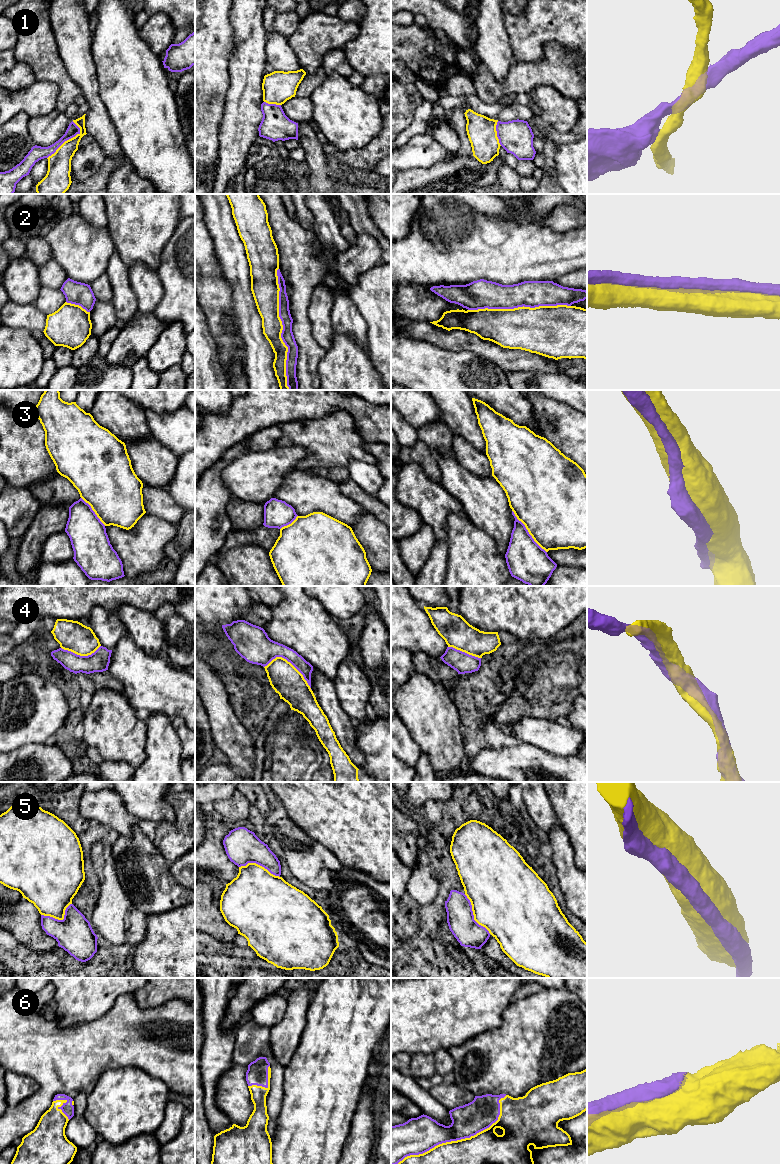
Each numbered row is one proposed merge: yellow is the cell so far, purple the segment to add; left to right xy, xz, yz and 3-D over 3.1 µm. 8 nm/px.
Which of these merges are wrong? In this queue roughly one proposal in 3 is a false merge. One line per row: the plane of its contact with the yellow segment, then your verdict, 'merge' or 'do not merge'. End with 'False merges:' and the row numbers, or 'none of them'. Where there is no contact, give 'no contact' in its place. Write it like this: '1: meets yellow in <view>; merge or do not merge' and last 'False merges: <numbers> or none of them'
1: meets yellow in xy; do not merge
2: meets yellow in xz; merge
3: meets yellow in yz; merge
4: meets yellow in xz; do not merge
5: meets yellow in yz; merge
6: meets yellow in yz; merge
False merges: 1, 4

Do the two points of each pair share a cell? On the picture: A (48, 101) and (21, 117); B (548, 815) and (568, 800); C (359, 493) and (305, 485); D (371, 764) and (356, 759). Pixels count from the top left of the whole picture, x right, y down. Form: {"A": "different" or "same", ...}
{"A": "different", "B": "different", "C": "different", "D": "different"}

